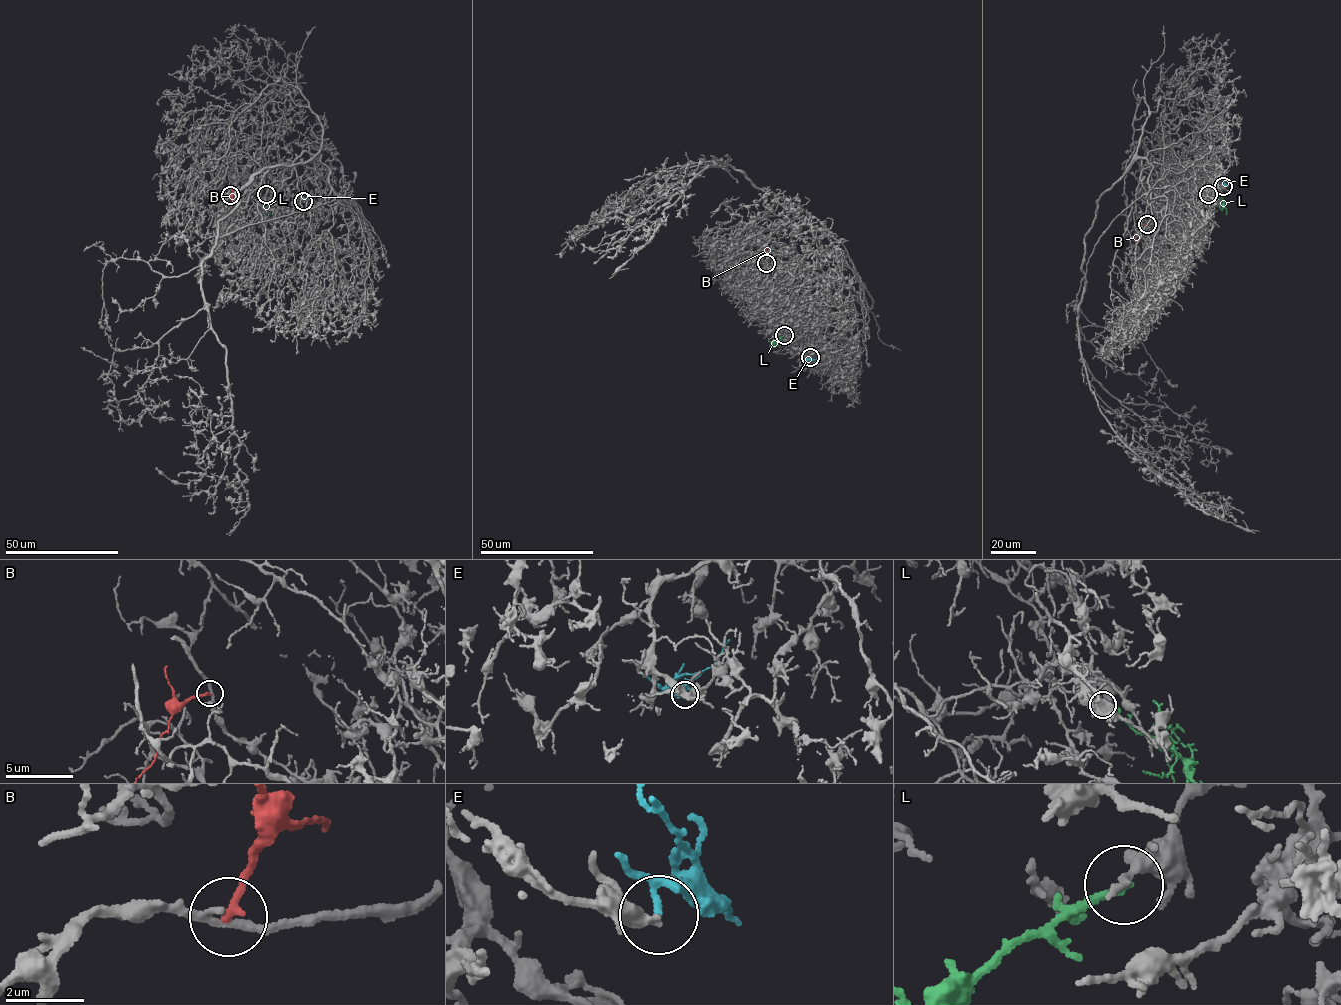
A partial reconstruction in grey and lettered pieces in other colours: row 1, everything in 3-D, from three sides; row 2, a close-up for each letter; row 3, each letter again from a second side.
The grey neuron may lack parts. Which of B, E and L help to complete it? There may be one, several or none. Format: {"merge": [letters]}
{"merge": []}

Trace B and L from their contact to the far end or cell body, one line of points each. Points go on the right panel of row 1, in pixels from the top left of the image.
B: (1147, 224), (1140, 228), (1133, 240)
L: (1208, 194), (1223, 203), (1217, 193)

